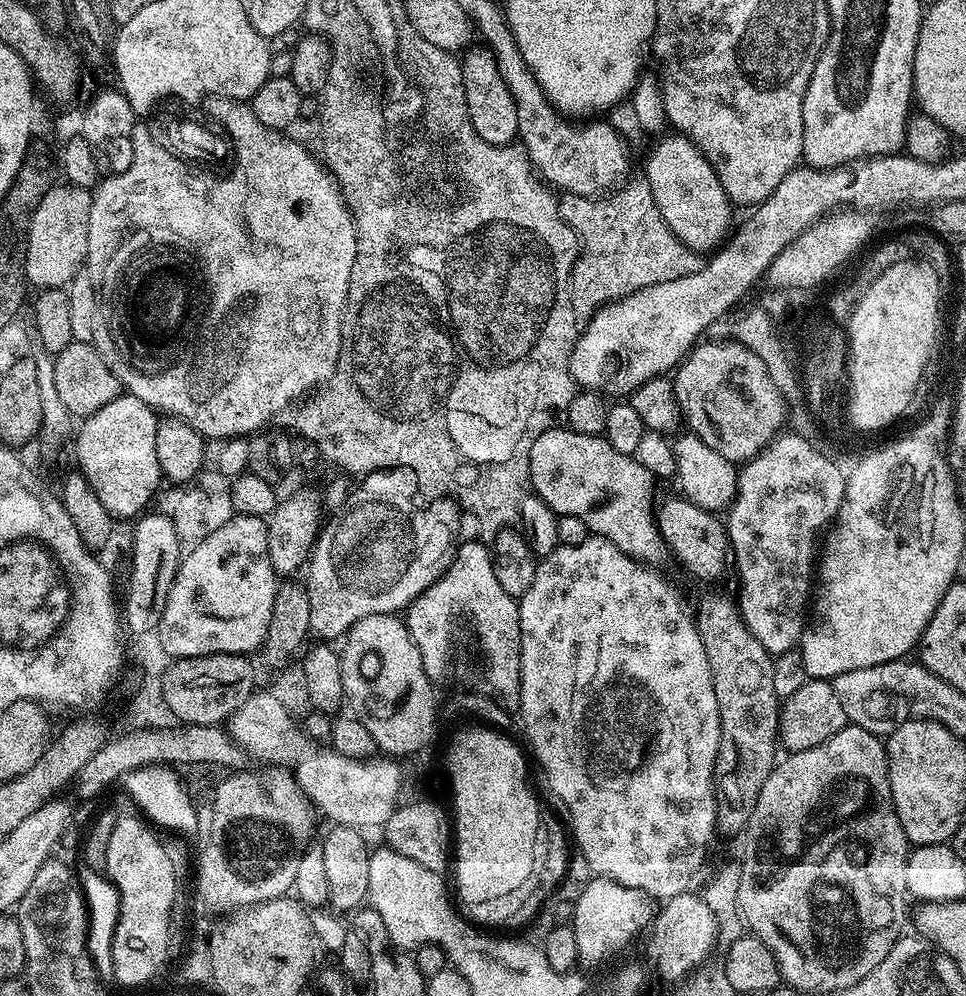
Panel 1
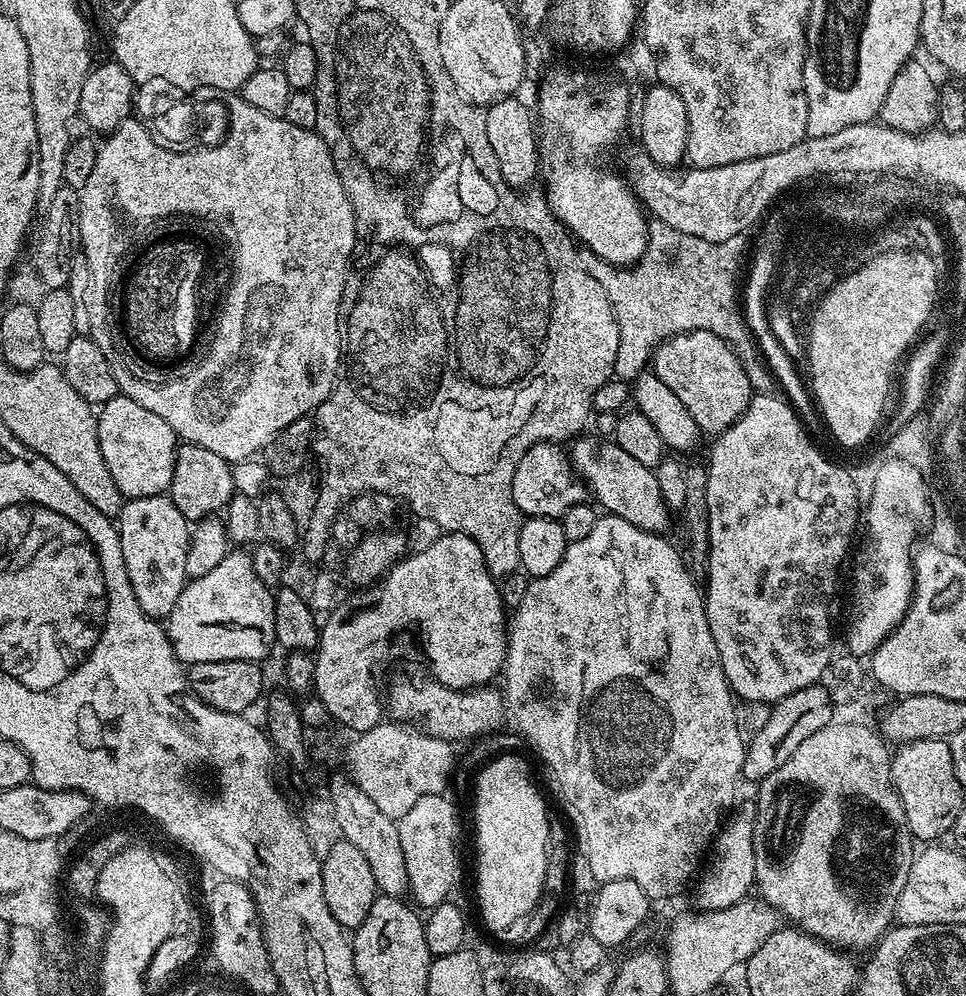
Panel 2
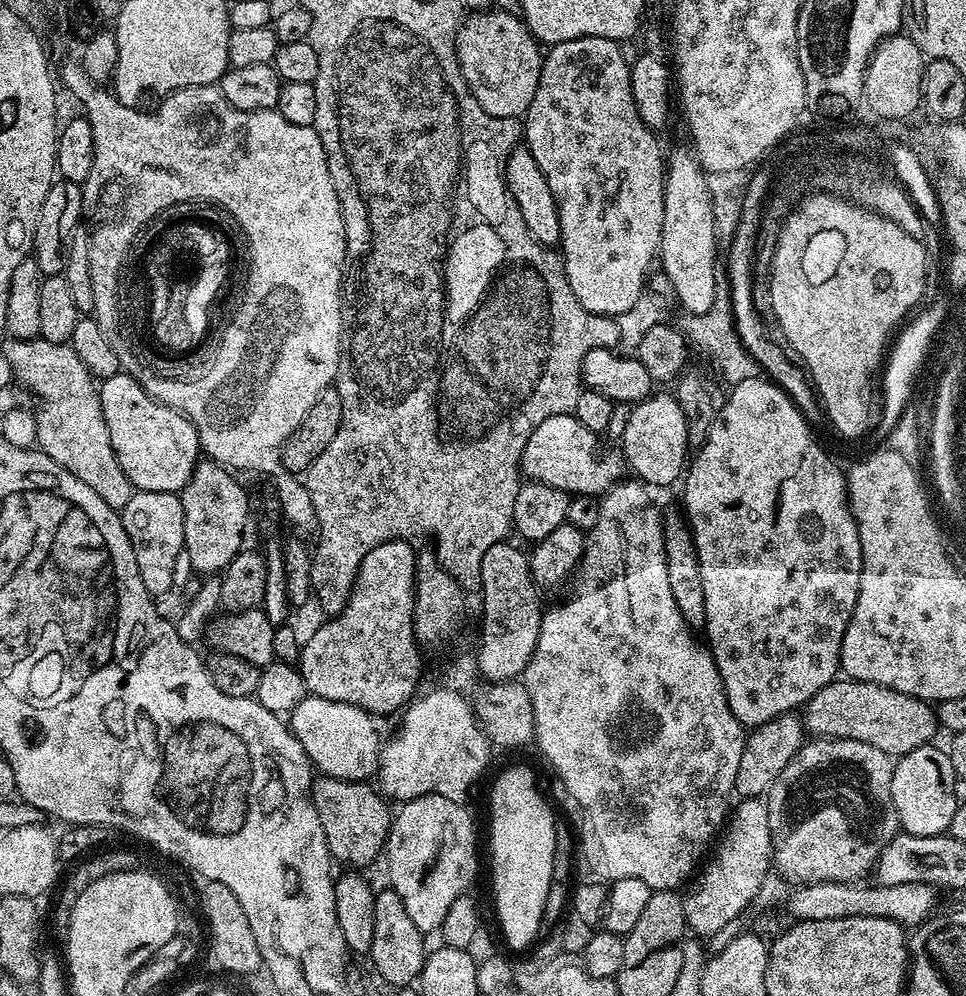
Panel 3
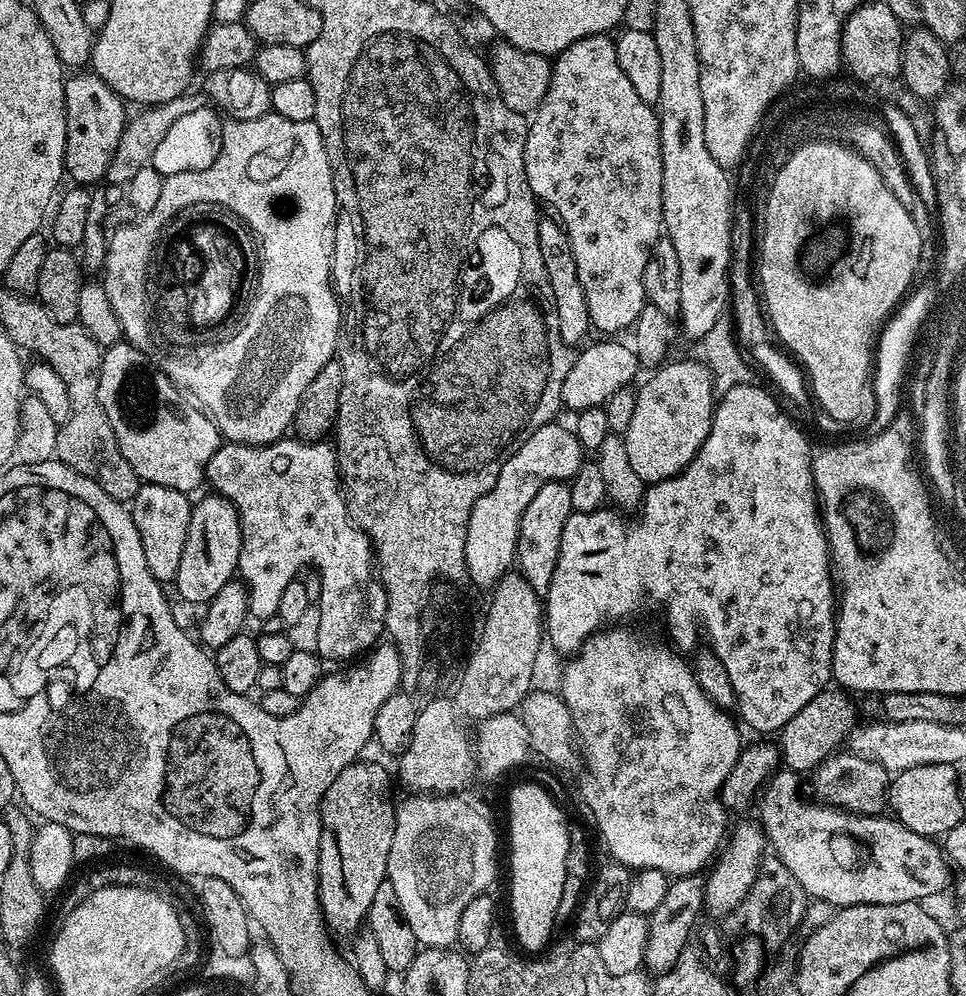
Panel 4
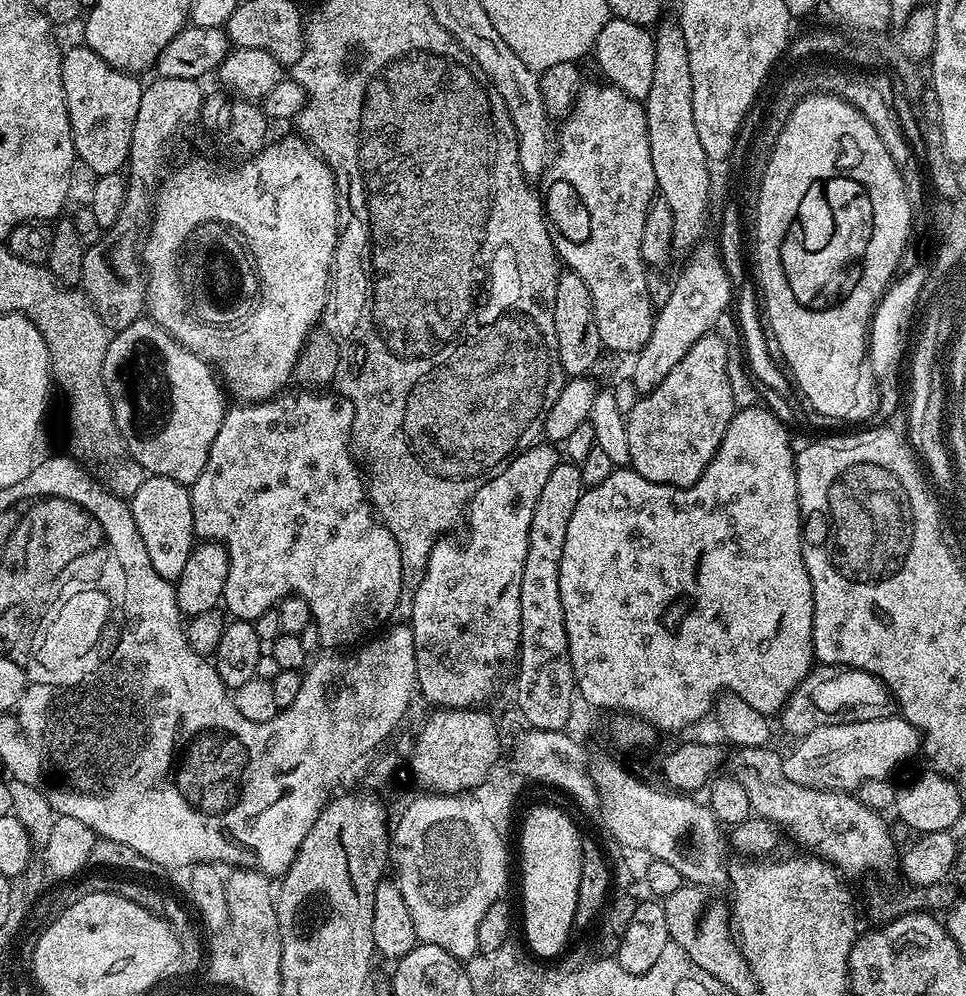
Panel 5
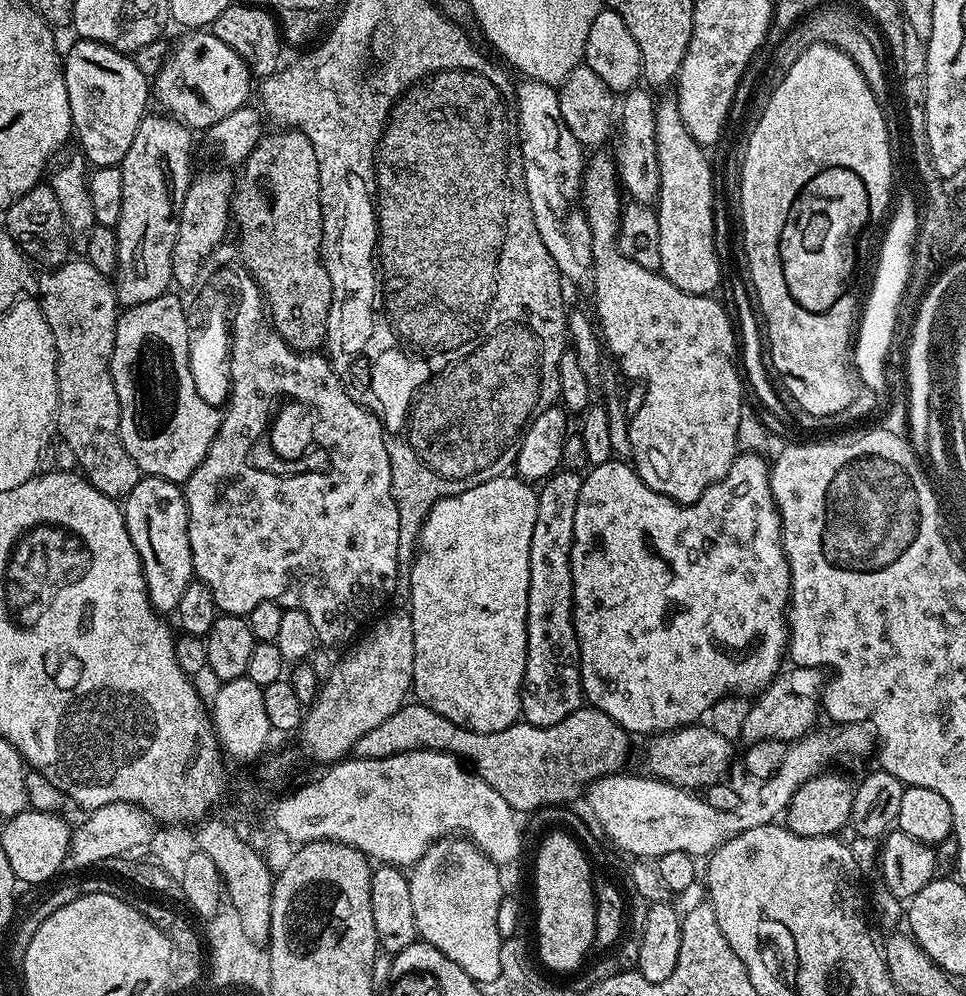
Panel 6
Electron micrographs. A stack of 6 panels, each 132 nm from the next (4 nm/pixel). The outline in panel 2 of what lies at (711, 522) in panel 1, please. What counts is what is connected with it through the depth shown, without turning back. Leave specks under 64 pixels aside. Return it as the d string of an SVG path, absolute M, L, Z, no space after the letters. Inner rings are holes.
M584 439L571 441L570 459L573 470L584 481L587 491L596 495L595 503L605 513L626 518L626 522L634 522L634 526L642 530L667 533L670 509L662 498L655 471L642 466L642 462L637 462L630 454L626 454L626 450L622 450L622 446L614 442L604 442L601 448L595 448L590 441Z

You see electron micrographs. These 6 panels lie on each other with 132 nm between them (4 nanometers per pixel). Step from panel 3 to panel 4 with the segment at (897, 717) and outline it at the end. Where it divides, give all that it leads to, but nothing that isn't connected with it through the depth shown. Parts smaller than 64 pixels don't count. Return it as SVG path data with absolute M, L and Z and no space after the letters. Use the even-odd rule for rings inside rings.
M825 690L810 698L810 702L806 702L806 706L802 706L802 710L798 710L798 714L794 714L794 718L790 718L790 722L780 728L778 747L780 759L787 771L811 773L827 756L833 755L840 746L838 744L843 740L845 743L857 727L856 704L852 701L855 699L847 691L832 691Z

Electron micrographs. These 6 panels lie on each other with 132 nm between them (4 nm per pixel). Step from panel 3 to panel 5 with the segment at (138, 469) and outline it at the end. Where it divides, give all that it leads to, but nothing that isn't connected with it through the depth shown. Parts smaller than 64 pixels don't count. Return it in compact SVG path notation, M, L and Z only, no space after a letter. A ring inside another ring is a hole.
M141 318L119 329L109 339L104 359L104 385L118 430L145 473L174 478L174 482L185 486L195 482L198 474L202 474L202 466L206 466L210 446L214 438L218 438L226 411L225 393L212 365L183 348L169 329L151 318Z

